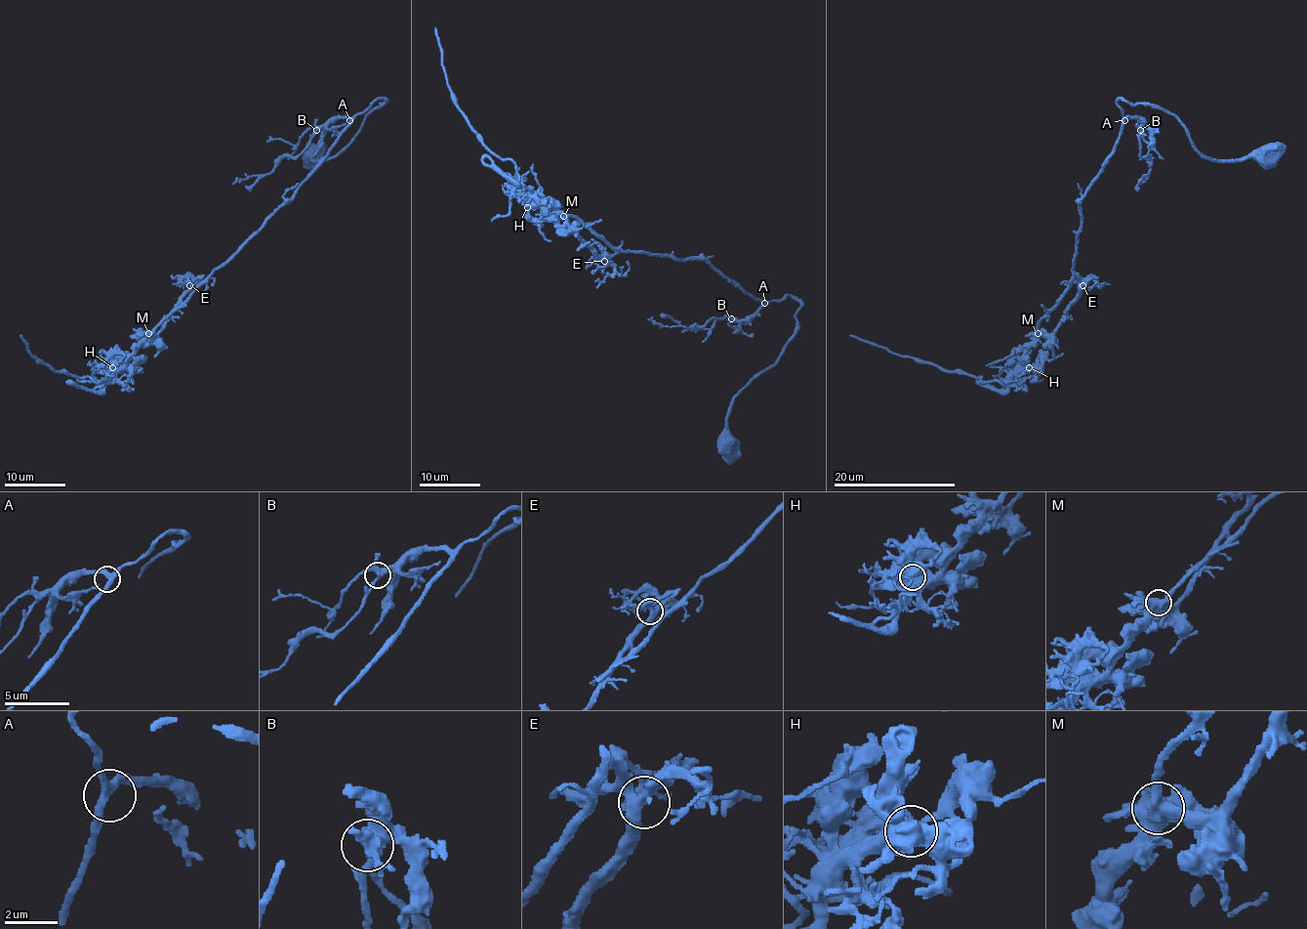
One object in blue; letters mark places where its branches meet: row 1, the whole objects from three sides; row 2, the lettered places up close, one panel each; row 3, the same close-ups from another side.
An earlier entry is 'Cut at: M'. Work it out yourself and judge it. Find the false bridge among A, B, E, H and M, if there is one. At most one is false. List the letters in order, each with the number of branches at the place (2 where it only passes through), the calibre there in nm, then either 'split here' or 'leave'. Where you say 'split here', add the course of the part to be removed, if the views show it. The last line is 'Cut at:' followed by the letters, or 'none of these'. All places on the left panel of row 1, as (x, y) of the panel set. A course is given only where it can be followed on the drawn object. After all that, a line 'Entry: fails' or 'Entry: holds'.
A: branches 3; calibre 280 nm; leave
B: branches 4; calibre 320 nm; leave
E: branches 4; calibre 400 nm; leave
H: branches 3; calibre 440 nm; leave
M: branches 3; calibre 550 nm; leave
Cut at: none of these
Entry: fails

